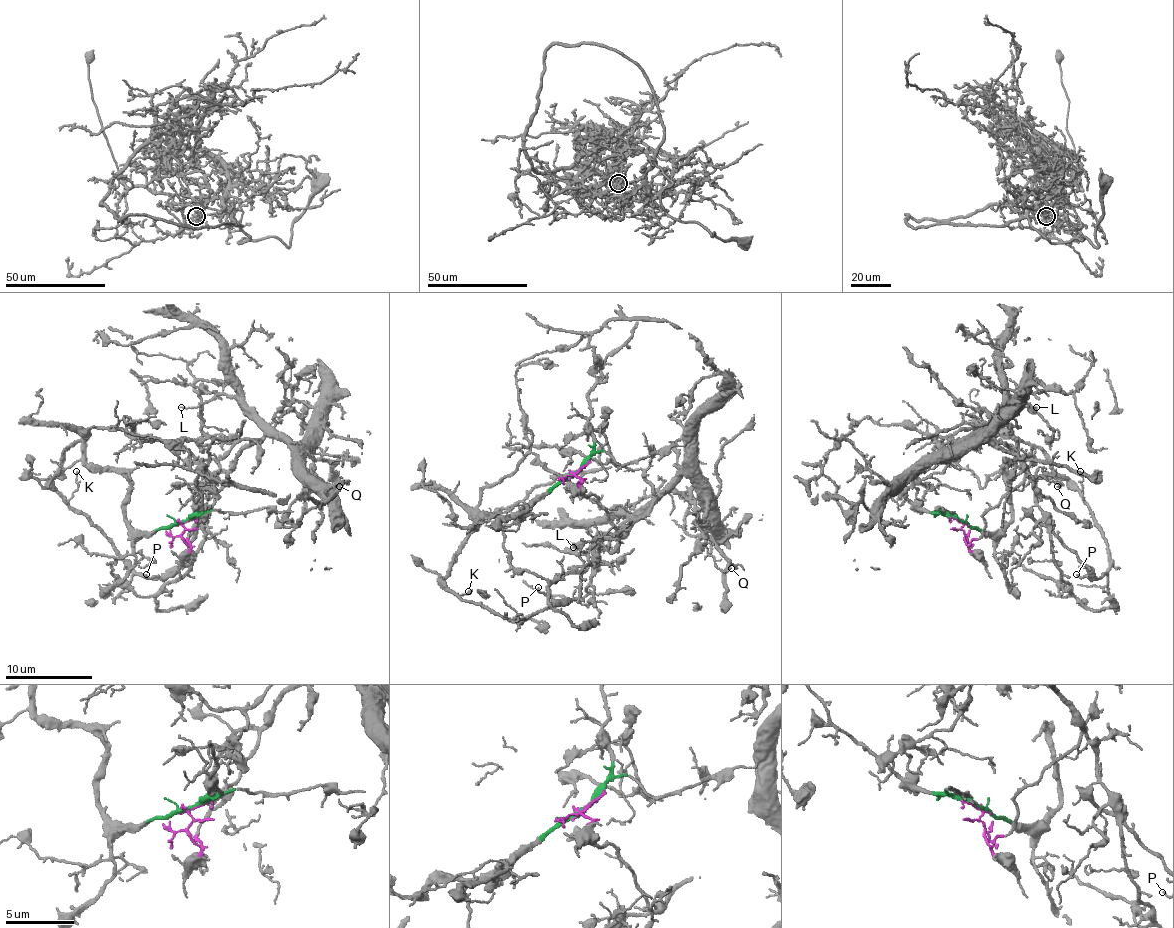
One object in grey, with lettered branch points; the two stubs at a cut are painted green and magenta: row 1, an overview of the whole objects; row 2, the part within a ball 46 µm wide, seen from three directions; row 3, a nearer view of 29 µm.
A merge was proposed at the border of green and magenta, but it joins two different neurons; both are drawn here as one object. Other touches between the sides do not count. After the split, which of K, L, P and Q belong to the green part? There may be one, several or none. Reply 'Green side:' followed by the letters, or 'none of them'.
Green side: K, P

